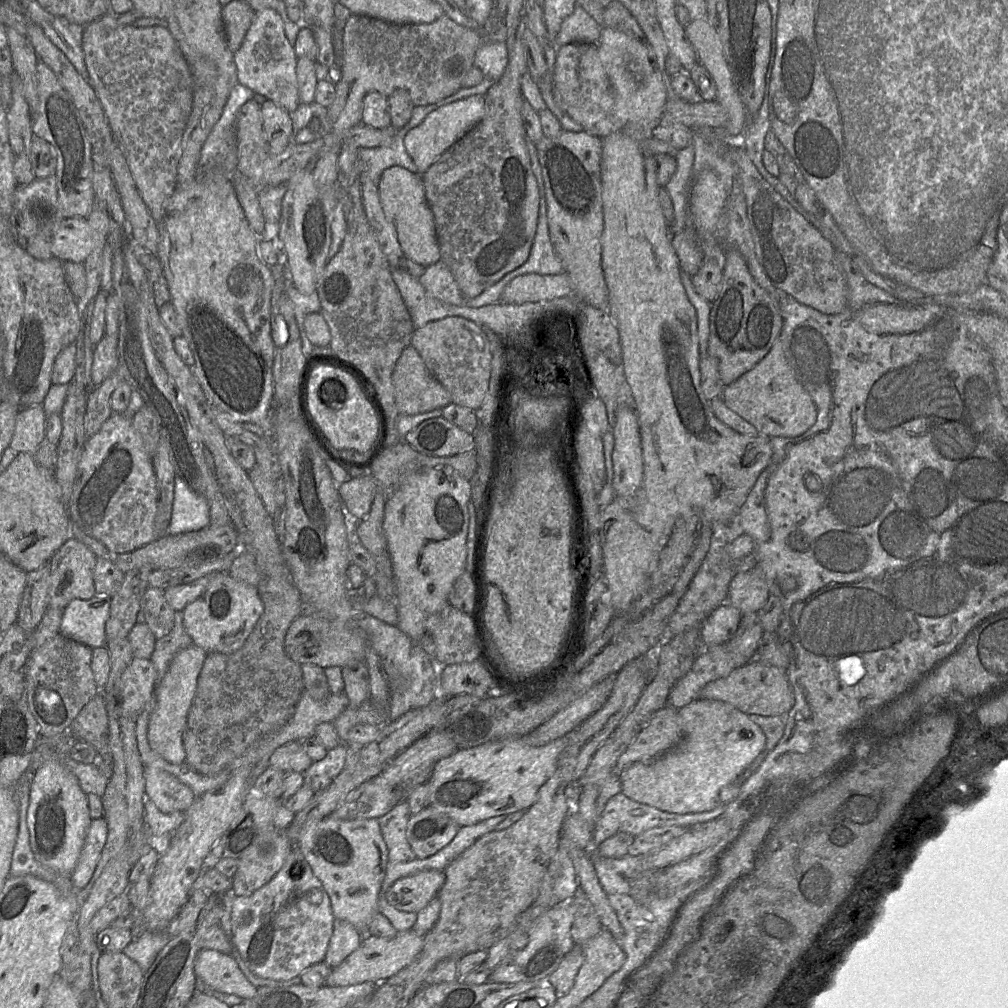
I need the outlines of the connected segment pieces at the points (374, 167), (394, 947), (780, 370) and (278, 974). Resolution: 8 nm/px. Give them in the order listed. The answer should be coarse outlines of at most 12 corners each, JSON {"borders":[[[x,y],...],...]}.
{"borders":[[[406,125],[387,145],[359,148],[365,178],[377,188],[382,172],[399,166],[419,174],[406,151]],[[366,935],[326,986],[384,982],[419,955],[424,936]],[[777,338],[721,398],[765,437],[816,421]],[[294,848],[234,896],[231,942],[256,976],[324,960],[330,898]]]}

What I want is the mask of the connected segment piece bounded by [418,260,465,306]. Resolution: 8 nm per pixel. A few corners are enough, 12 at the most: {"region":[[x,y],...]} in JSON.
{"region":[[441,260],[418,279],[438,300],[465,304],[449,267]]}

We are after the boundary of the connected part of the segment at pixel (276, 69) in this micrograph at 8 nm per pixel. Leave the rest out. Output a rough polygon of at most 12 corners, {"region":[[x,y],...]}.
{"region":[[274,9],[233,56],[239,84],[290,114],[298,57]]}

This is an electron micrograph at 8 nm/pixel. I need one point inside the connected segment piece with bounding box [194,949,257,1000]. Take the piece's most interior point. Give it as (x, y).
(219, 971)

